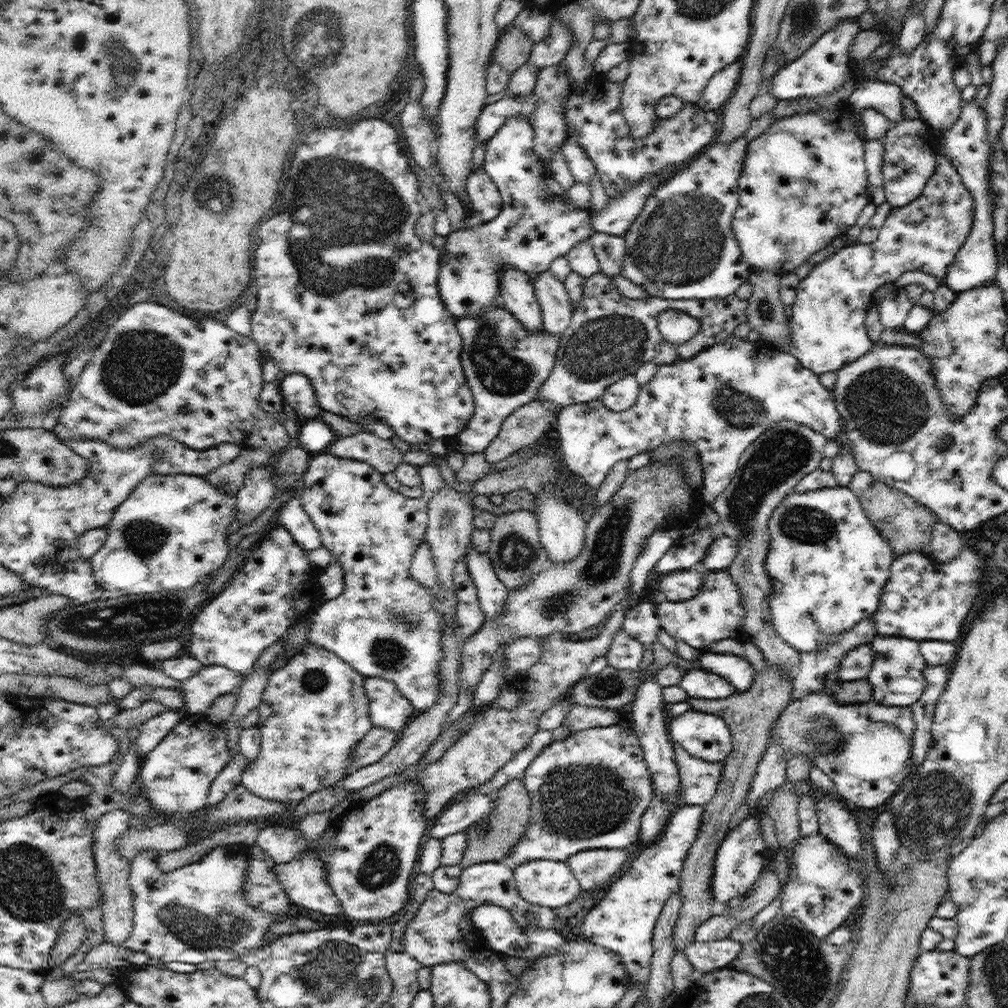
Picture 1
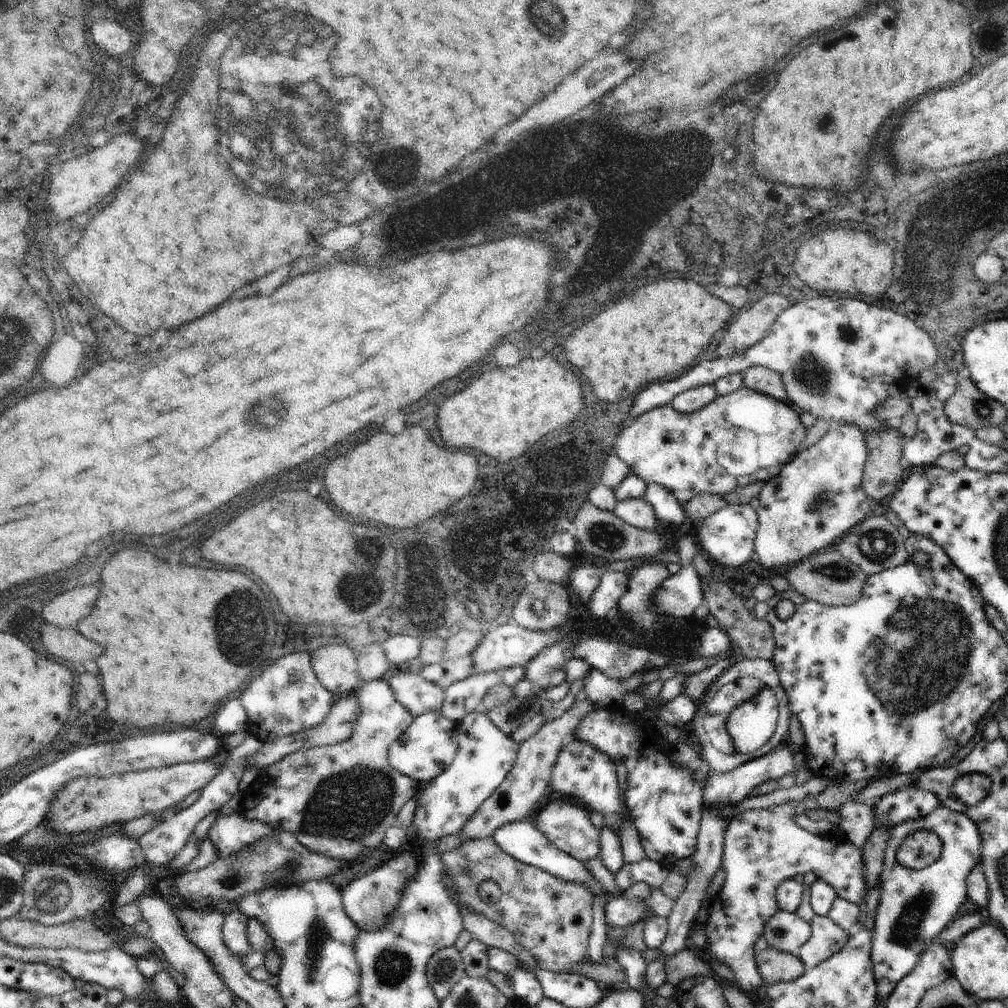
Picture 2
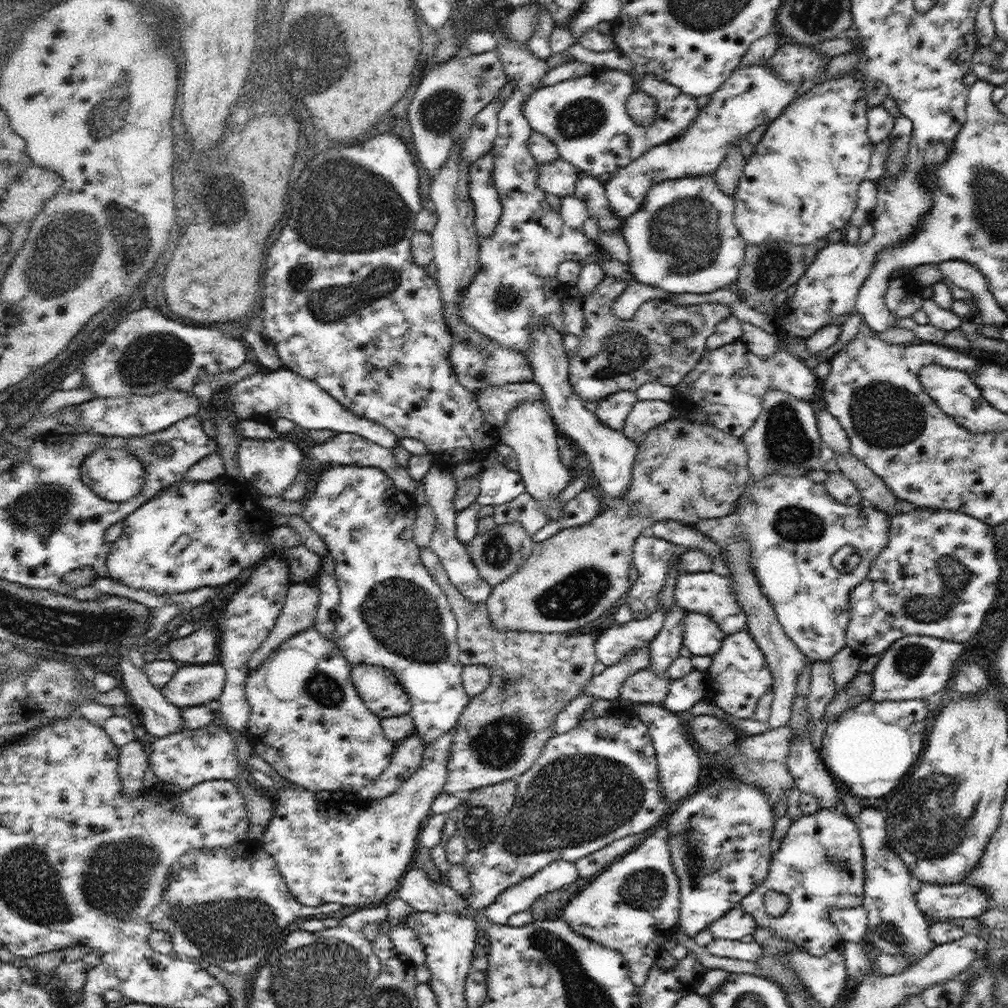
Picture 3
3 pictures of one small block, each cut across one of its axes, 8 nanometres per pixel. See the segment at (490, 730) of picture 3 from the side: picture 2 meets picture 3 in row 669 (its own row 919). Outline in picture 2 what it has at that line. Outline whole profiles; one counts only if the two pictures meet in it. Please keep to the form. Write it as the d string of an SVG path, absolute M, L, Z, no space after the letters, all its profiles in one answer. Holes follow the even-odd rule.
M493 836L467 840L453 852L441 852L441 862L445 866L445 878L451 878L451 892L457 906L507 928L537 958L539 970L567 974L579 966L587 954L593 926L593 894L585 886L559 880L541 868L515 860L499 848ZM485 880L495 882L501 890L499 900L491 906L477 894L477 886Z

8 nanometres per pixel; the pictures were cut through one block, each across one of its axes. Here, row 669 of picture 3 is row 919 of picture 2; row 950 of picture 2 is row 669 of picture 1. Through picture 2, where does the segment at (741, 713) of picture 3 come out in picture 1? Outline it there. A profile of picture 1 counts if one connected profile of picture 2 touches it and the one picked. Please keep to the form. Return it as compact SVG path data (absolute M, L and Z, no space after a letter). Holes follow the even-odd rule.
M705 650L705 652L699 654L699 666L703 670L715 672L721 678L725 678L729 682L729 686L733 686L735 694L749 690L749 686L753 684L753 678L755 678L753 666L743 656L719 654L719 652Z

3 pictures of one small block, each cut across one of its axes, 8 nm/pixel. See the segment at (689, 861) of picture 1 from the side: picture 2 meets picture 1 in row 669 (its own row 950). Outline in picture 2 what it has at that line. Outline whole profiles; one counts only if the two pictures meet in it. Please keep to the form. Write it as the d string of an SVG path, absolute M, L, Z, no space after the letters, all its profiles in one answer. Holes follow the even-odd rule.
M765 948L761 954L757 954L755 962L757 962L757 970L765 986L793 982L801 978L807 970L795 954L785 954L773 948Z

